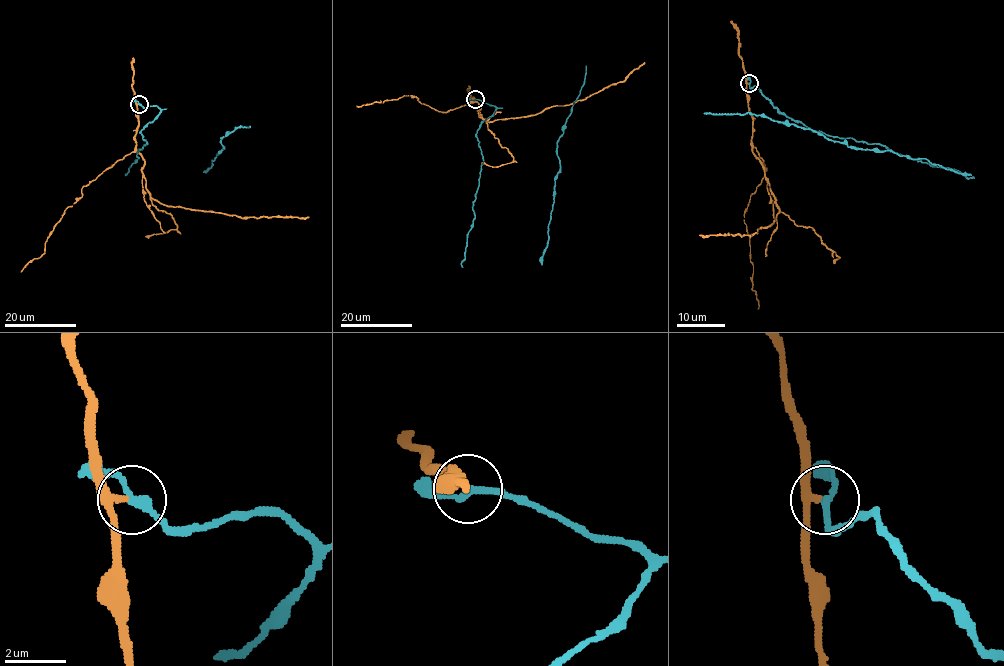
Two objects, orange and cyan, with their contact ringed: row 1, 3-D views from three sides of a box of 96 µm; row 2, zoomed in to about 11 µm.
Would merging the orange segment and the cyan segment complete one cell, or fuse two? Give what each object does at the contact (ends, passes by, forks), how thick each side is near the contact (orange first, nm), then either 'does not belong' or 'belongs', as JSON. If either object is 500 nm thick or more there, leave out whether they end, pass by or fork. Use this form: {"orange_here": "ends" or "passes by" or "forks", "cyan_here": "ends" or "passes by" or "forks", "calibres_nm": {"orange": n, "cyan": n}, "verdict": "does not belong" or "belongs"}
{"orange_here": "passes by", "cyan_here": "passes by", "calibres_nm": {"orange": 160, "cyan": 220}, "verdict": "does not belong"}

